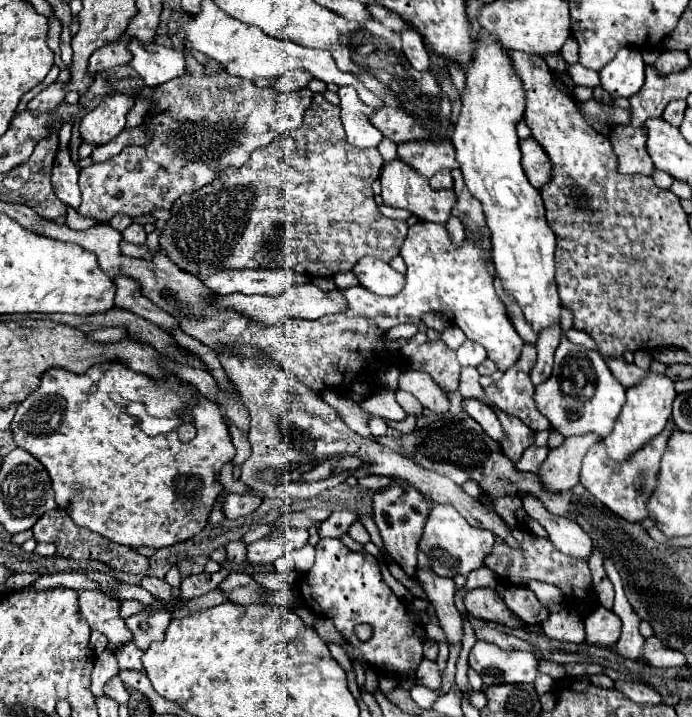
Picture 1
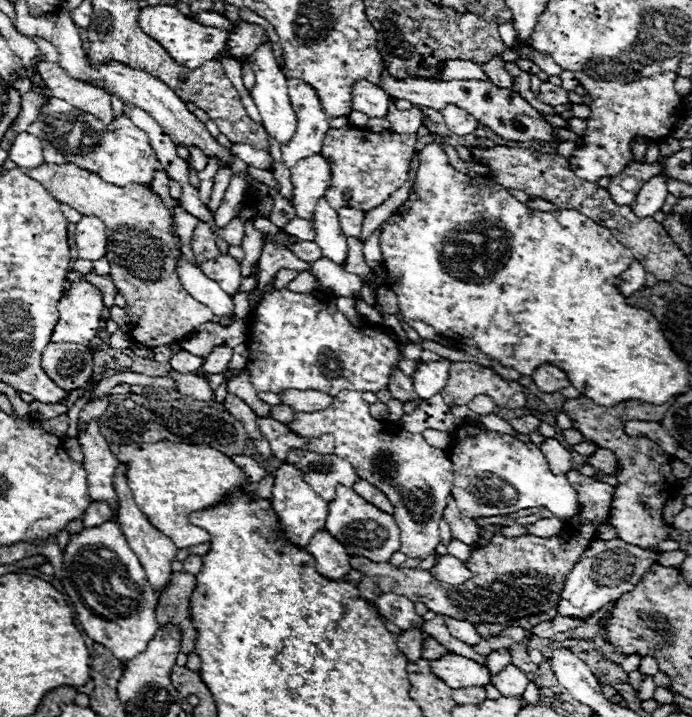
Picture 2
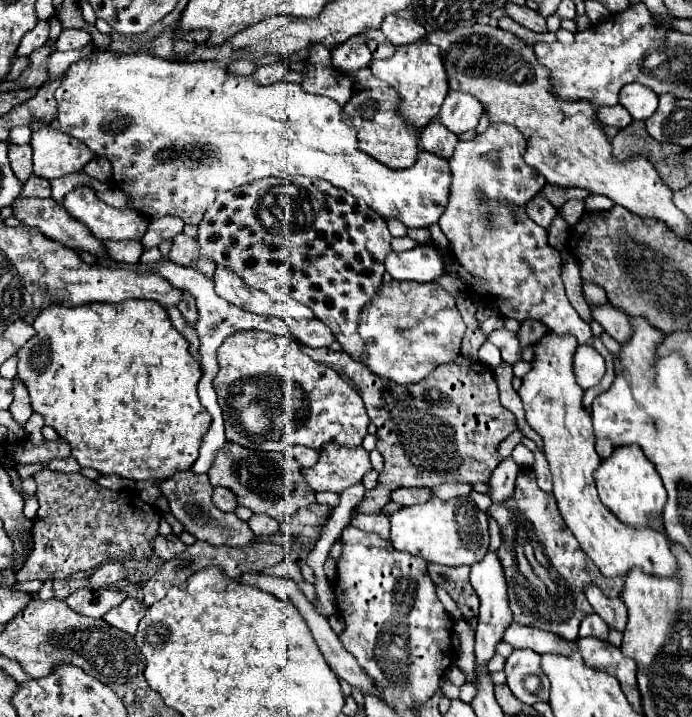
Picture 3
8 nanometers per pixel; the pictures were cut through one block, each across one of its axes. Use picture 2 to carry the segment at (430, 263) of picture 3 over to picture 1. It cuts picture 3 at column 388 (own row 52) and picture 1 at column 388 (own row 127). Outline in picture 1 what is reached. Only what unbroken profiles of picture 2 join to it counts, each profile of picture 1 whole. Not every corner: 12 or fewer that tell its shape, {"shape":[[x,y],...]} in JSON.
{"shape":[[380,258],[354,266],[360,284],[380,296],[396,296],[404,274]]}

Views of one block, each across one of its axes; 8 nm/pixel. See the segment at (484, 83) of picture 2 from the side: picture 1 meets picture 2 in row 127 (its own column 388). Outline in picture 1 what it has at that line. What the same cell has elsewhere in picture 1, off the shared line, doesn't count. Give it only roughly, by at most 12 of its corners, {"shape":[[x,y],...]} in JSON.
{"shape":[[412,486],[374,494],[388,554],[416,576],[428,500]]}

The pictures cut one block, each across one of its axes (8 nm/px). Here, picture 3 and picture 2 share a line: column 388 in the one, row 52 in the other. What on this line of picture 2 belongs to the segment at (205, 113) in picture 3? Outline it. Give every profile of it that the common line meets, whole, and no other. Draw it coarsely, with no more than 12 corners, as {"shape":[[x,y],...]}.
{"shape":[[168,4],[142,8],[138,24],[190,70],[226,48],[226,30]]}

